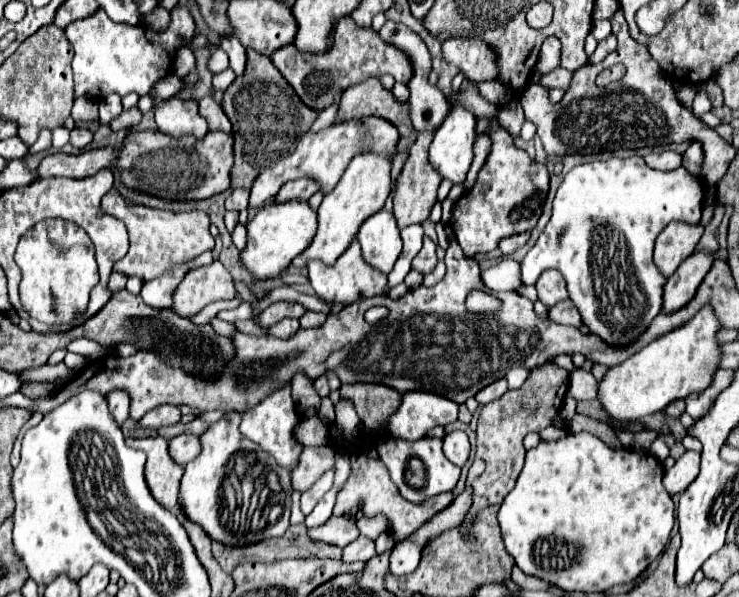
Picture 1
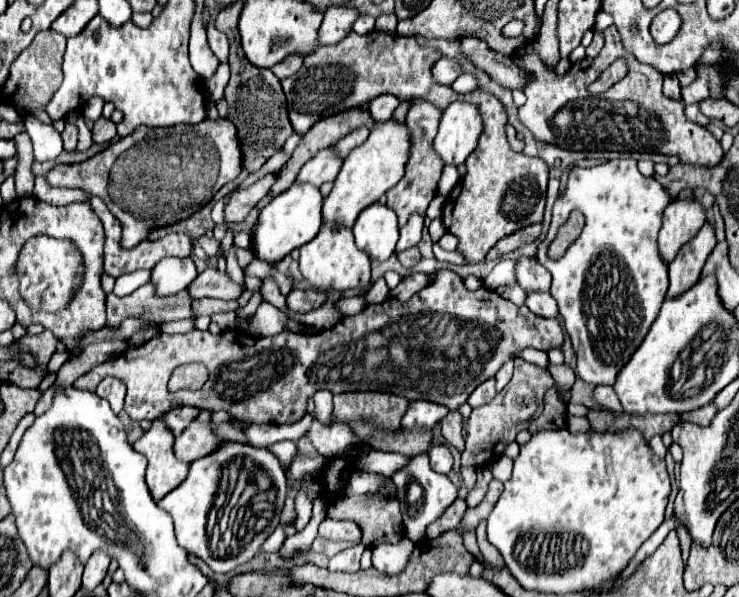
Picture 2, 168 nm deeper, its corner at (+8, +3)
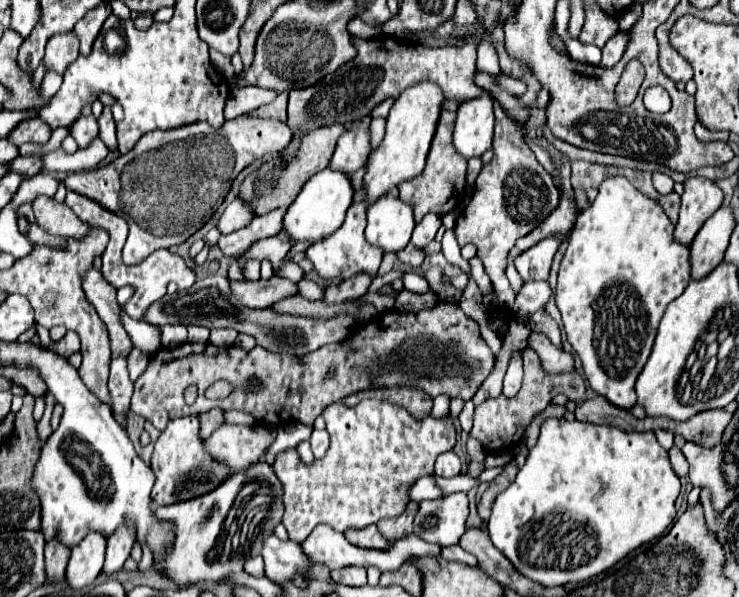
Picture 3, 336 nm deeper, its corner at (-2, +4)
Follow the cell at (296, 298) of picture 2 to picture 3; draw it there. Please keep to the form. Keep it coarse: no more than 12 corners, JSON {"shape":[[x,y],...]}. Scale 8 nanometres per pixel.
{"shape":[[355,274],[325,288],[325,302],[357,300],[369,290],[373,276]]}

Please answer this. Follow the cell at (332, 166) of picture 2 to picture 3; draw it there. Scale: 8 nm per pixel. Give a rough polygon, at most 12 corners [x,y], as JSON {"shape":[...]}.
{"shape":[[371,114],[337,142],[329,168],[353,174],[371,154]]}

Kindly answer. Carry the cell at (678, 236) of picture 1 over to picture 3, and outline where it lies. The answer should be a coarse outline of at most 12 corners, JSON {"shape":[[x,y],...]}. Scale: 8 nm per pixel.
{"shape":[[699,176],[685,180],[675,240],[687,246],[721,206],[723,192]]}

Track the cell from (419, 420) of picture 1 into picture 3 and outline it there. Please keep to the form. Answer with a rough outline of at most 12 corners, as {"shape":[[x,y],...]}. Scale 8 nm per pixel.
{"shape":[[441,394],[433,402],[431,416],[449,414],[449,396]]}

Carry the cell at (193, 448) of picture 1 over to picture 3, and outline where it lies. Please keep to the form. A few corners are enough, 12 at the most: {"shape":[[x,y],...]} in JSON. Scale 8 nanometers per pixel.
{"shape":[[223,424],[205,446],[245,472],[275,442],[275,426]]}

